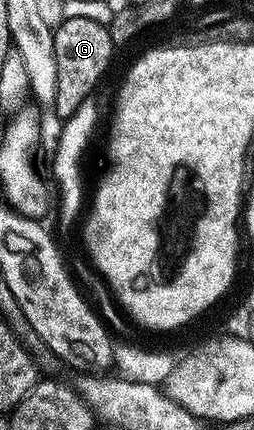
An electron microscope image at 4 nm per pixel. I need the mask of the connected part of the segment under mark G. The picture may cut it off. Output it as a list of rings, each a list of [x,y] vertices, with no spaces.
[[[69,18],[66,22],[56,23],[53,31],[55,63],[58,68],[58,94],[55,114],[61,120],[69,118],[83,100],[87,100],[94,93],[93,89],[101,82],[101,77],[105,74],[105,69],[109,66],[109,61],[113,58],[115,43],[109,34],[109,27],[103,21],[96,22],[93,18]]]

